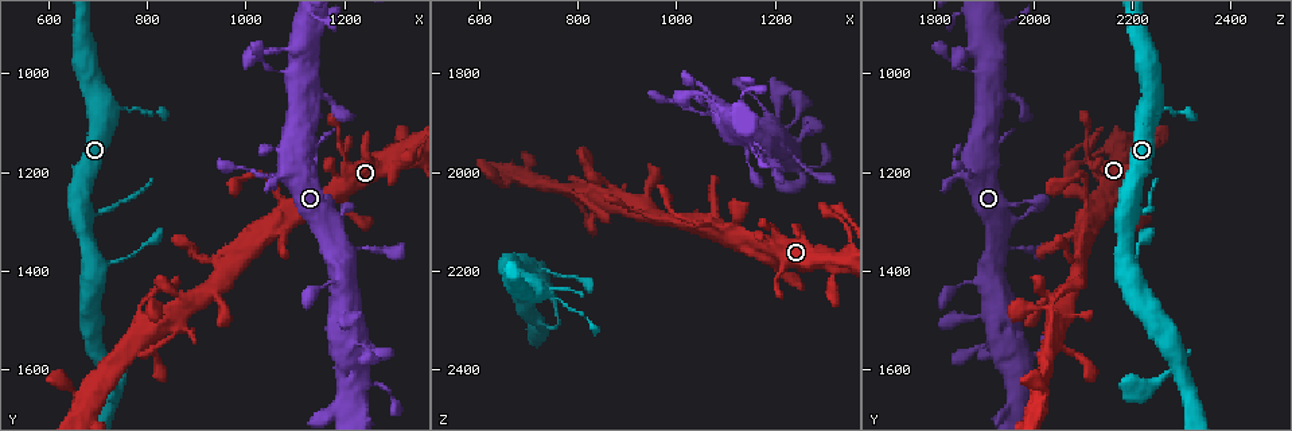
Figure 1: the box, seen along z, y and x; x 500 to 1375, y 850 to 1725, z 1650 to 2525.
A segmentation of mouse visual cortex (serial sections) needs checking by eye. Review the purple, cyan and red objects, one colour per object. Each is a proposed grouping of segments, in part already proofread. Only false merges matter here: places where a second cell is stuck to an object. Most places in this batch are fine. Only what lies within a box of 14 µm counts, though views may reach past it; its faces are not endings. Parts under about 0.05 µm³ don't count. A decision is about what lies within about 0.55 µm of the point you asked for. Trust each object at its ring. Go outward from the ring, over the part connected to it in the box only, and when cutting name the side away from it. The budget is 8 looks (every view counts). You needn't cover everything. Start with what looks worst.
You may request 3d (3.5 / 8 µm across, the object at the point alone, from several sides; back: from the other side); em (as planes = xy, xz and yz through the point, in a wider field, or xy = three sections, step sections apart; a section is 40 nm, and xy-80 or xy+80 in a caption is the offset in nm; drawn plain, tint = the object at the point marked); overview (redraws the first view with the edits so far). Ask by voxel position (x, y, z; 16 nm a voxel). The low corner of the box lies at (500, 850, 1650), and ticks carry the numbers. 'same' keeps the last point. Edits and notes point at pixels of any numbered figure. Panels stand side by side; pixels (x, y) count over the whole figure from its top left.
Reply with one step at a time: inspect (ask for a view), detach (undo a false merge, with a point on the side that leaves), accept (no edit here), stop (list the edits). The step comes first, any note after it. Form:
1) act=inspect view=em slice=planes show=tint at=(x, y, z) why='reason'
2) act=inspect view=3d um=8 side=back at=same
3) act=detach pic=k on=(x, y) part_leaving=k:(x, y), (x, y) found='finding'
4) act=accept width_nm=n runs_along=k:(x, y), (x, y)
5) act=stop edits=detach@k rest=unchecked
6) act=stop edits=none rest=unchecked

act=inspect view=3d um=3.5 at=(1325, 1185, 2080) why='sharp bend'

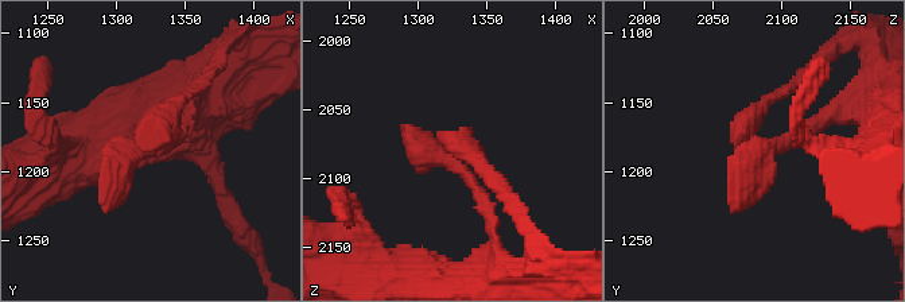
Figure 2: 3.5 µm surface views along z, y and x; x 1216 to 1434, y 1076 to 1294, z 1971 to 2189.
act=inspect view=em slice=xy step=2 show=tint at=(1322, 1184, 2086) why='need the tissue'

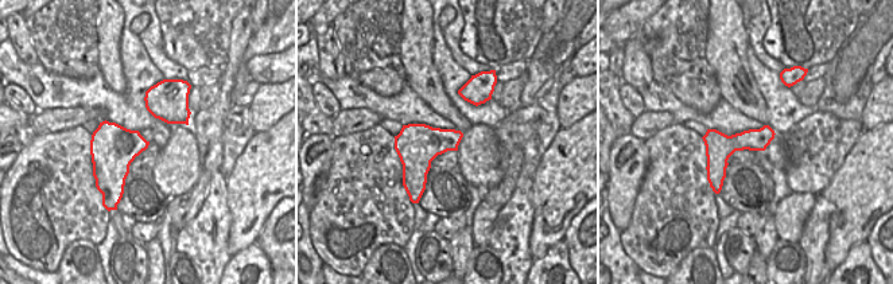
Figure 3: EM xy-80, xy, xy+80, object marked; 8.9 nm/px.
act=accept width_nm=360 runs_along=2:(824, 116), (758, 150), (731, 212) found='all the same cell'

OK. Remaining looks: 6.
act=inspect view=3d um=3.5 at=(1145, 1265, 1985) why='a narrow waist'

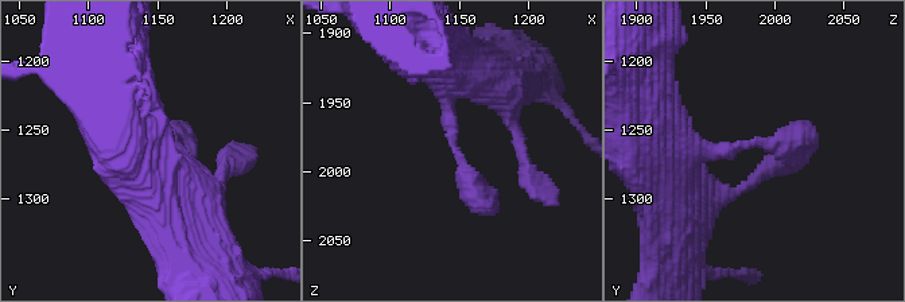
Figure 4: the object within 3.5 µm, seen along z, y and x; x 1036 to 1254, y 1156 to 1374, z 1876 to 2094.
act=inspect view=em slice=xy step=2 show=tint at=(1146, 1262, 1982)

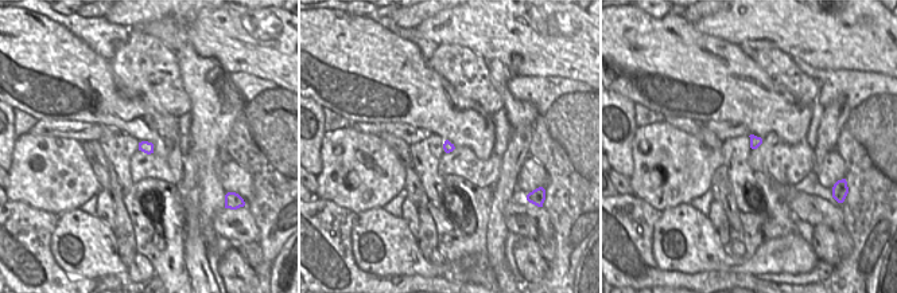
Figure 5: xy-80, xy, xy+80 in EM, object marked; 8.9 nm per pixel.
act=inspect view=em slice=planes show=tint at=same why='cut it another way'

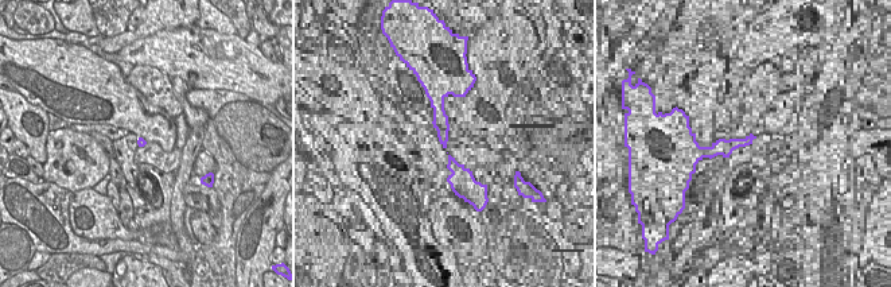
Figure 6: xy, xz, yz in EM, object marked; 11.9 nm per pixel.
act=accept found='continuous, no second cell'

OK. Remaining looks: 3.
act=inspect view=3d um=3.5 at=(705, 1390, 2200) why='calibre changes'

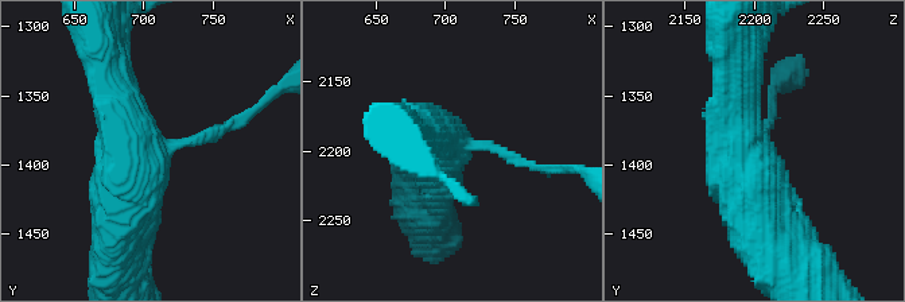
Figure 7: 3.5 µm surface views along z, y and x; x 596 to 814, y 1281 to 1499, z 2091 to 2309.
act=inspect view=em slice=xy step=2 show=tint at=(704, 1390, 2192) why='shape alone is not enough'

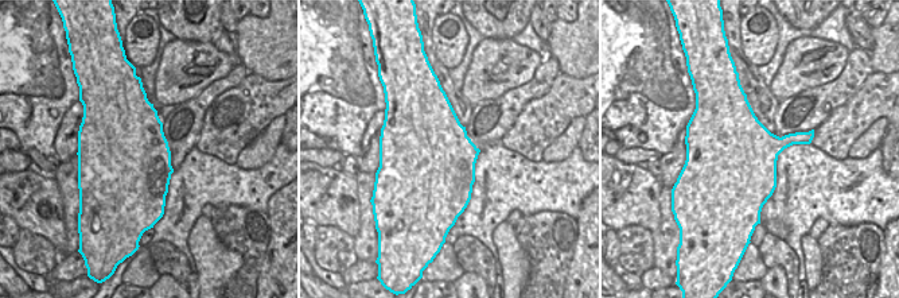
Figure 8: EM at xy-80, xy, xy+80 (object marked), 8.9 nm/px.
act=accept found='all the same cell'

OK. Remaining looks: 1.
act=stop edits=none rest=unchecked

